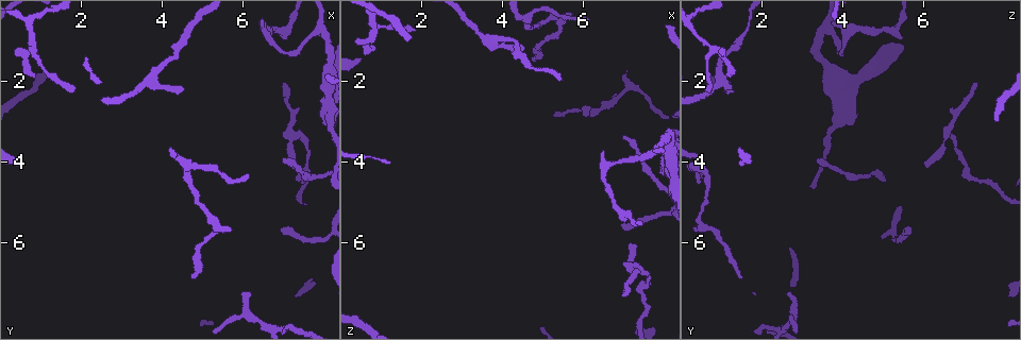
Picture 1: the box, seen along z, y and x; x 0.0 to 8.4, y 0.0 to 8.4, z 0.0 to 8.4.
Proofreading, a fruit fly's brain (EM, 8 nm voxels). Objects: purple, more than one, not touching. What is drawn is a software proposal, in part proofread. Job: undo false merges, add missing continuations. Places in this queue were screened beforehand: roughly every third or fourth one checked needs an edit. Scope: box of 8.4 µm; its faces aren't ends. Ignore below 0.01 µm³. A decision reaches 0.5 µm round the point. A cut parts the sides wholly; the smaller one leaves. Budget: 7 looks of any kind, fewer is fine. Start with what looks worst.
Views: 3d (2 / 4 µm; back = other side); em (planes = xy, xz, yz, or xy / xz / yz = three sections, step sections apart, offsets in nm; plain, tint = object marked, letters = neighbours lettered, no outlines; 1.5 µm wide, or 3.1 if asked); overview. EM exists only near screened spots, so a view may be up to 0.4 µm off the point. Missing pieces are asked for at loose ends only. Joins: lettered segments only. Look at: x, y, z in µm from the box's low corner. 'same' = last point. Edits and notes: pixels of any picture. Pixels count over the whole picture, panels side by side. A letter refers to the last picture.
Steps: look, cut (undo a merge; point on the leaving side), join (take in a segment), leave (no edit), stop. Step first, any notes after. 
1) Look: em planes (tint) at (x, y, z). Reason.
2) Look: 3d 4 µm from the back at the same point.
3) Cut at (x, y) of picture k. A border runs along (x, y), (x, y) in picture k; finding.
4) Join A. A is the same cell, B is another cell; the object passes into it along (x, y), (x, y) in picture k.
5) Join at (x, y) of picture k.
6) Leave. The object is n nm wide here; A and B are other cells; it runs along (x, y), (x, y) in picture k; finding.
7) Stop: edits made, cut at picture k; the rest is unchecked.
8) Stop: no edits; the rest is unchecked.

Look: 3d 2 µm from the back at (7.00, 4.00, 3.40). Tapers out.

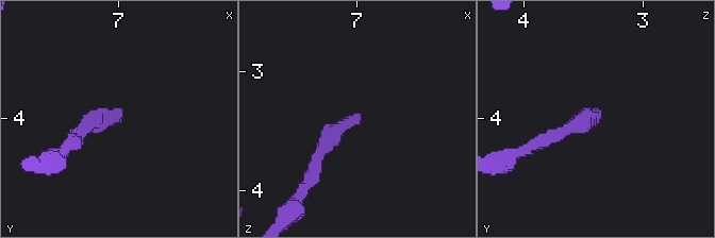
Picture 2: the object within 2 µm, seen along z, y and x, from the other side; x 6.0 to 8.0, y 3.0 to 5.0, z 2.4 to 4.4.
Look: em yz step 4 (tint) at (6.98, 3.94, 3.34).

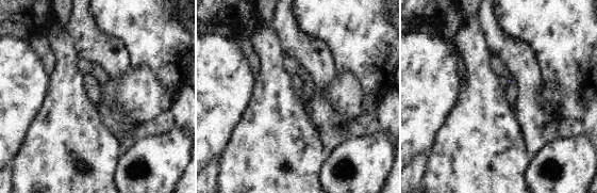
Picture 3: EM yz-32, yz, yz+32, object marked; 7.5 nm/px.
Look: em planes (letters) at the same point.

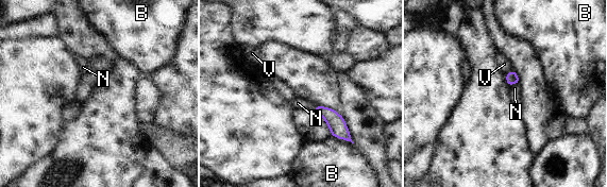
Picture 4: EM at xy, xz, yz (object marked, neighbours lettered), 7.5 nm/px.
Leave. B, N and V are other cells; a border runs along (511, 69), (506, 73) in picture 4; no lettered segment goes on from it.

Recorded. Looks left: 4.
Look: em planes (letters) at (6.25, 7.25, 2.70). Free end.

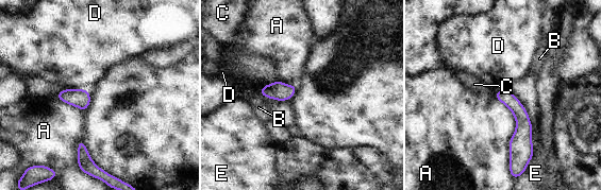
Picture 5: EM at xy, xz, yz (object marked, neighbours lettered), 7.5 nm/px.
Leave. A, B, C, D and E are other cells; none of them fits.

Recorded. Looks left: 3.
Look: 3d 2 µm at (4.75, 6.90, 1.40). Branch stops here.

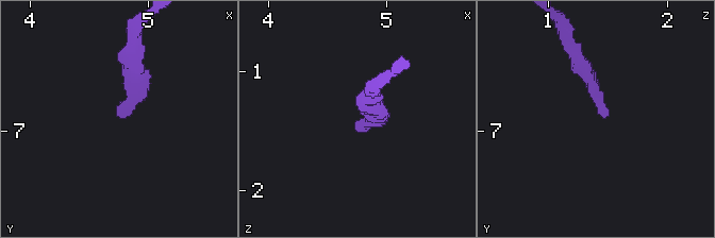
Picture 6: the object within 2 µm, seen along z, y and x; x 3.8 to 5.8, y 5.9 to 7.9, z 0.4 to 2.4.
Look: em yz step 8 (letters) at (4.74, 6.90, 1.46). Need the tissue.

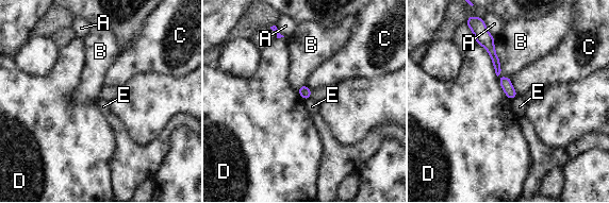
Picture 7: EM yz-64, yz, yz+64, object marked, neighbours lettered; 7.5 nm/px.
Look: em planes (letters) at the same point.

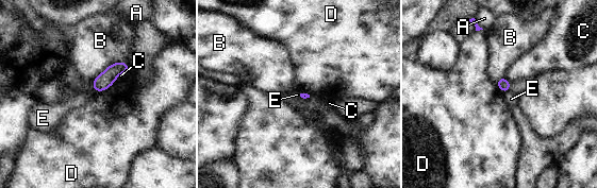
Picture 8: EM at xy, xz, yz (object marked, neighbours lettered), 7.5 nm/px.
Leave. A, B, C, D and E are other cells; a border runs along (509, 90), (503, 92) in picture 8; none of them fits.

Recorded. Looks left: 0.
Stop: no edits; the rest is unchecked.

